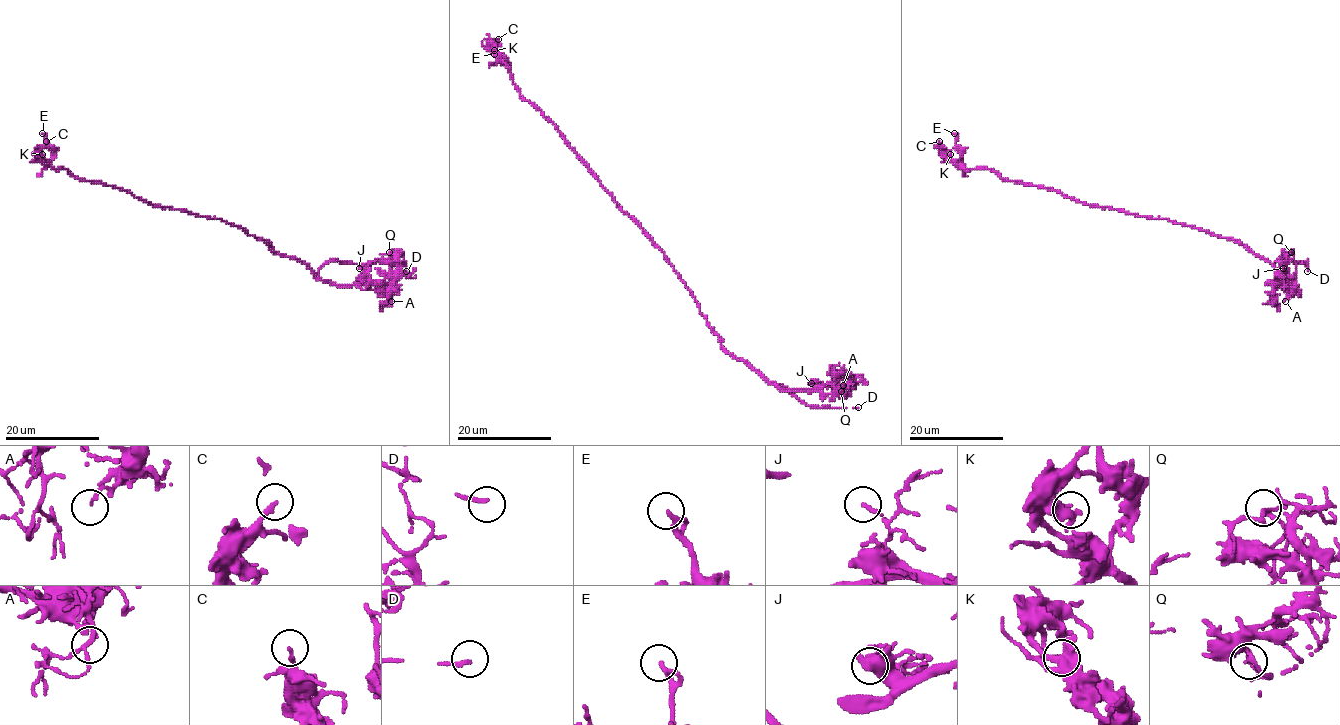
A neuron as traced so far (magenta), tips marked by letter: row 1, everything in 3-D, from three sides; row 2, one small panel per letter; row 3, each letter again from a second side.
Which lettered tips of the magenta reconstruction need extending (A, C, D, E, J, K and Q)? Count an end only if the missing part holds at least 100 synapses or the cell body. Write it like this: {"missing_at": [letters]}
{"missing_at": ["D"]}

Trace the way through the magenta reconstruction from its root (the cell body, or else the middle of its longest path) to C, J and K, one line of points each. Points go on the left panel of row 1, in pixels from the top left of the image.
C: (215, 219), (155, 206), (125, 190), (85, 181), (65, 168), (53, 168), (42, 159), (40, 152), (46, 141)
J: (215, 219), (266, 240), (278, 253), (295, 257), (331, 284), (358, 285), (364, 274), (359, 268)
K: (215, 219), (155, 206), (125, 190), (78, 179), (65, 168), (53, 168), (42, 154)

